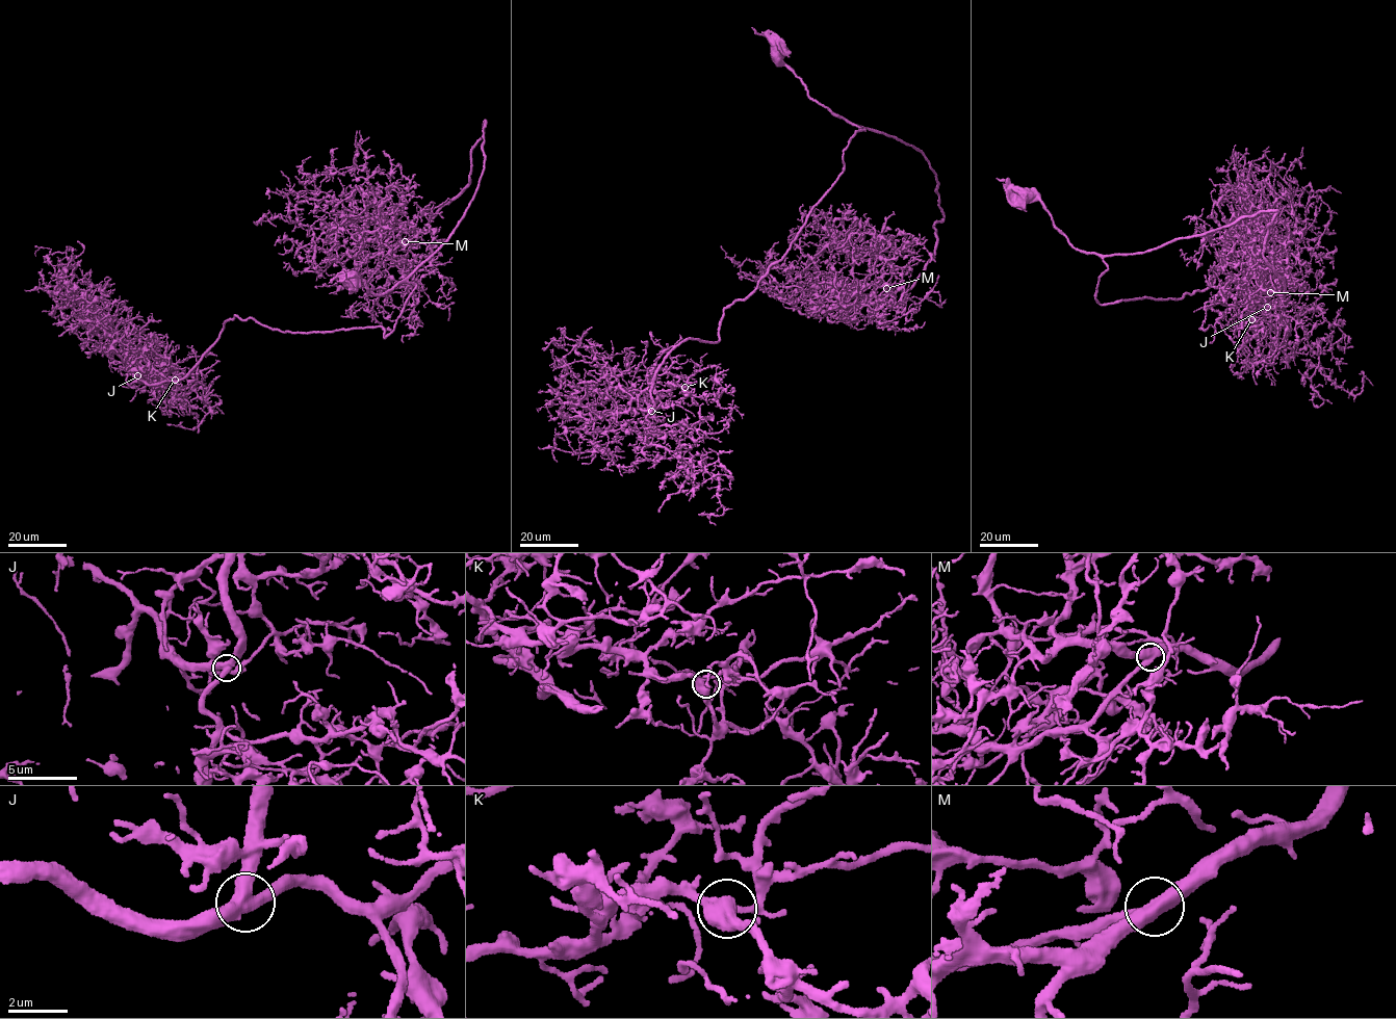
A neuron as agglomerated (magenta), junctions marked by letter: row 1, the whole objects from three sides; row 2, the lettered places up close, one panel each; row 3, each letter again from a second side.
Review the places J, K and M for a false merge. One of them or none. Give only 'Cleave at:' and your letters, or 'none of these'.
Cleave at: none of these

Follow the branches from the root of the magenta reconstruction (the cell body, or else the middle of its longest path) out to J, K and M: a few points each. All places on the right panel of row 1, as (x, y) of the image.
J: (1024, 197), (1104, 262), (1102, 305), (1181, 297), (1222, 270), (1241, 289), (1212, 305), (1267, 307)
K: (1024, 197), (1104, 262), (1102, 305), (1181, 297), (1222, 270), (1241, 289), (1212, 305), (1242, 281), (1251, 319)
M: (1024, 197), (1038, 200), (1074, 247), (1103, 257), (1142, 254), (1276, 211), (1264, 259), (1285, 289), (1270, 292)

